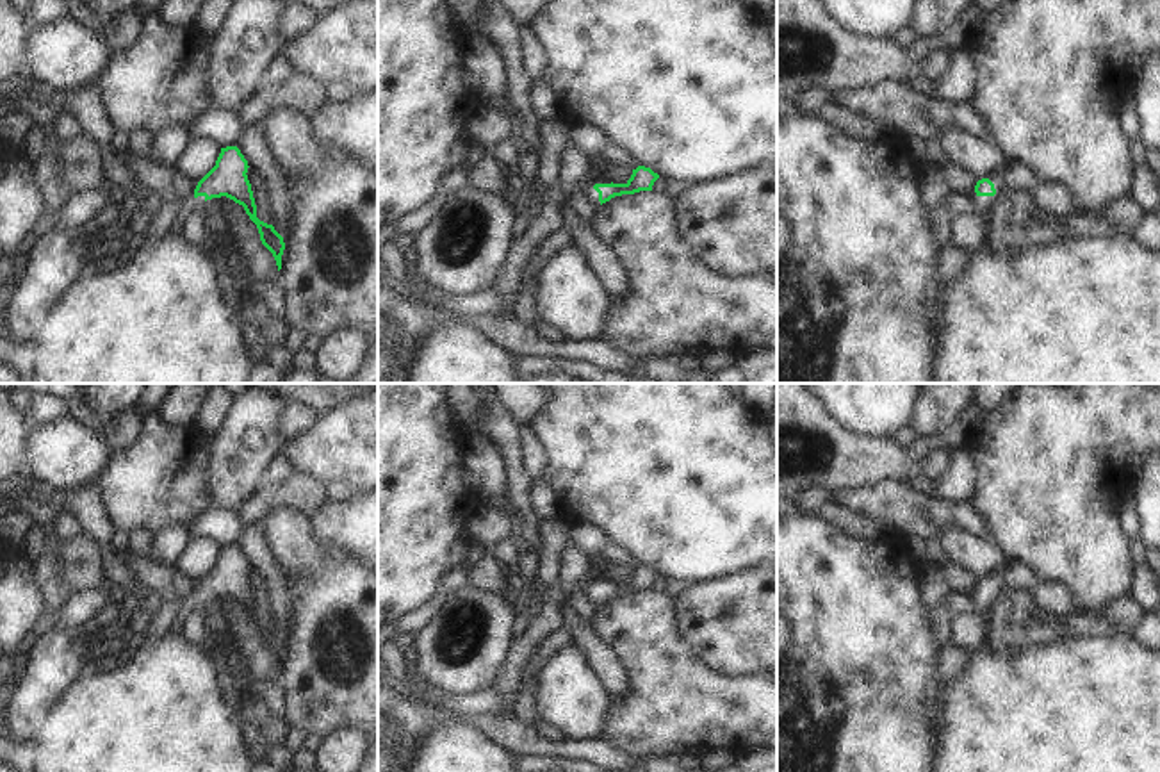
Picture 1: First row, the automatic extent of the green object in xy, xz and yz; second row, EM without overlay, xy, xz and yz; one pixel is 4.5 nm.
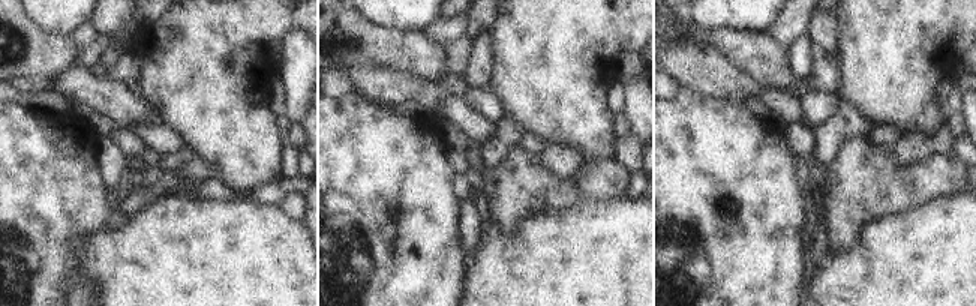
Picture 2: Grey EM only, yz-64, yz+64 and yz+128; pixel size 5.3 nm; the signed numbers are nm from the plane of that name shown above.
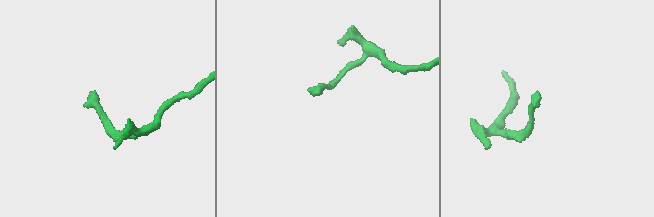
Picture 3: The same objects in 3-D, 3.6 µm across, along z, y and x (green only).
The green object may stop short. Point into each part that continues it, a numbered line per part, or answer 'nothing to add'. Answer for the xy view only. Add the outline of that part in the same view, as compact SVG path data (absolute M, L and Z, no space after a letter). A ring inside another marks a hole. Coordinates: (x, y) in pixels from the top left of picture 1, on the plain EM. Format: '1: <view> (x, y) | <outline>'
nothing to add

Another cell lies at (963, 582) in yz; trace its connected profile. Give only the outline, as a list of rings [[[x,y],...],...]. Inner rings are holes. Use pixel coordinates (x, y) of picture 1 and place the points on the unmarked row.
[[[948,562],[944,567],[941,567],[941,571],[952,585],[952,594],[976,597],[975,585],[978,579],[971,572],[968,572],[960,565],[955,565],[953,562]]]

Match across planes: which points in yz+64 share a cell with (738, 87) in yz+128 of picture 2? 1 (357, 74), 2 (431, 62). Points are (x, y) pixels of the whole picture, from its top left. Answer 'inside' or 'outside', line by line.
1: inside
2: outside

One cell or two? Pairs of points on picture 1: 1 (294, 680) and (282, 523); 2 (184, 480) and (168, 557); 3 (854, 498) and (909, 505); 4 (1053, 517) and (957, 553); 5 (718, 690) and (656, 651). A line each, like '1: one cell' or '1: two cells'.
1: one cell
2: two cells
3: one cell
4: two cells
5: one cell

